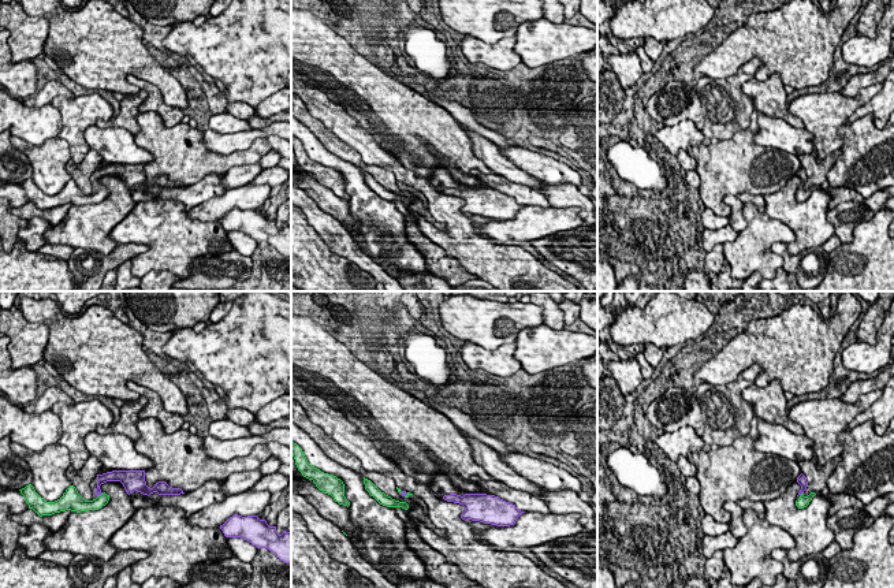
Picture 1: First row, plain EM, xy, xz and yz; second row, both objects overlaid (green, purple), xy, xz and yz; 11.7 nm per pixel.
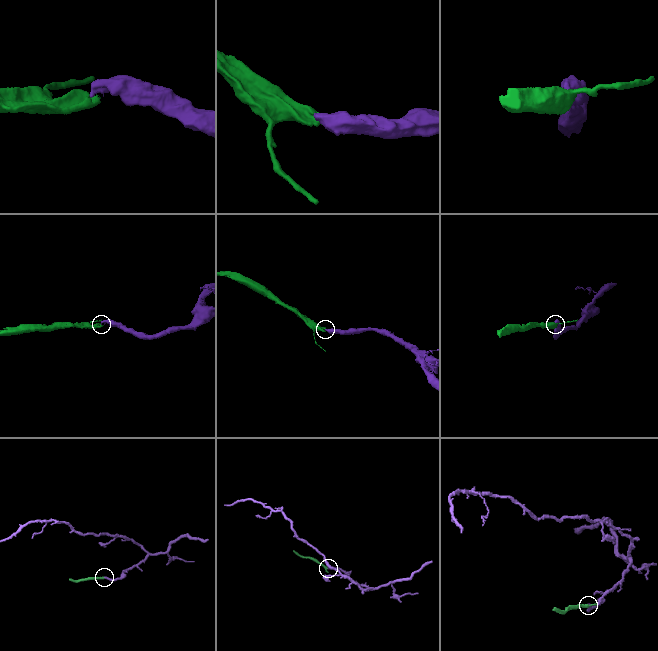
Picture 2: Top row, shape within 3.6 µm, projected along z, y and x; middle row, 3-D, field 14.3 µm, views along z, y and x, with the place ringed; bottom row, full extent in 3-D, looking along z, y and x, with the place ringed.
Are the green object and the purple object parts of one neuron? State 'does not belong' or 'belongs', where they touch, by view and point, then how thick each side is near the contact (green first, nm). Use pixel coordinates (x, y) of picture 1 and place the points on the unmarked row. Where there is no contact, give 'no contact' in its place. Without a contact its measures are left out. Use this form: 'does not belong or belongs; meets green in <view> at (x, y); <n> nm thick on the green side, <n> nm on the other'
belongs; meets green in xy at (99, 189); 160 nm thick on the green side, 120 nm on the other

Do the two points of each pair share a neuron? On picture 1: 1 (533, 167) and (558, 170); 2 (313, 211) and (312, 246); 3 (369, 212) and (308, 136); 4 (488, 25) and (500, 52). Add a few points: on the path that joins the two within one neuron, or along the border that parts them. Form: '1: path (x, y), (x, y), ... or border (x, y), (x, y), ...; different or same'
1: path (539, 167), (552, 170); same
2: border (305, 214), (306, 222), (334, 253); different
3: path (360, 192), (354, 179), (324, 156); same
4: border (466, 34), (487, 43), (514, 36); different

